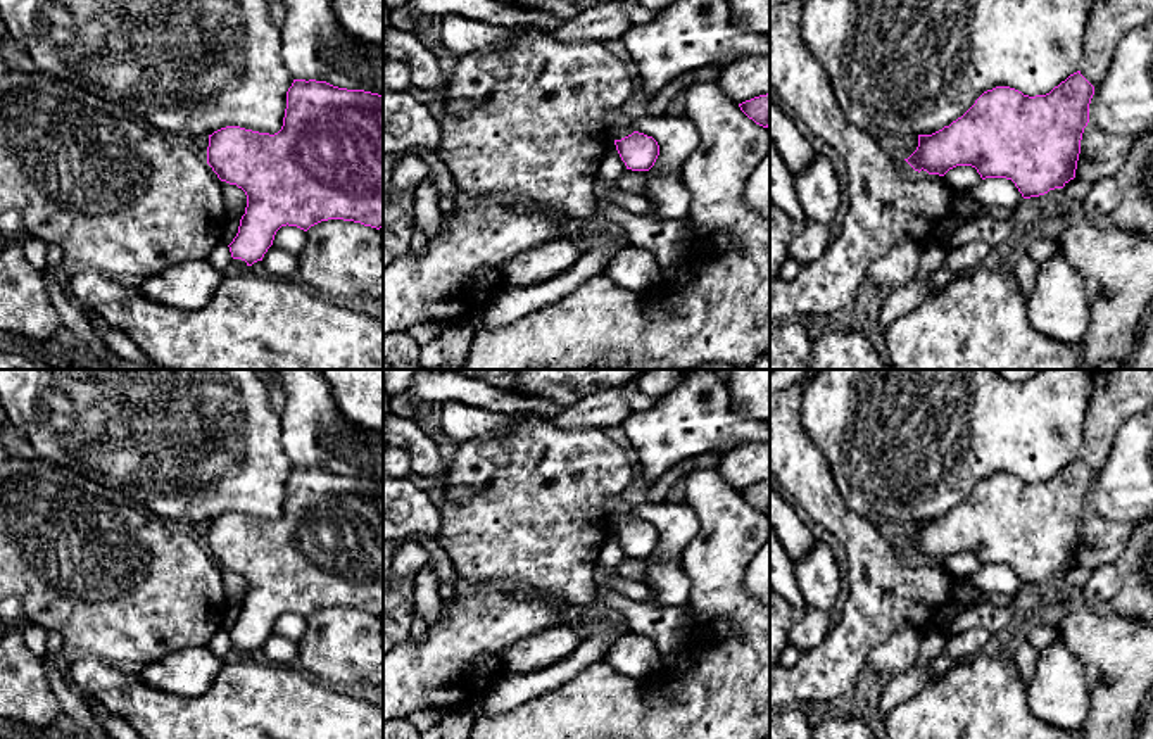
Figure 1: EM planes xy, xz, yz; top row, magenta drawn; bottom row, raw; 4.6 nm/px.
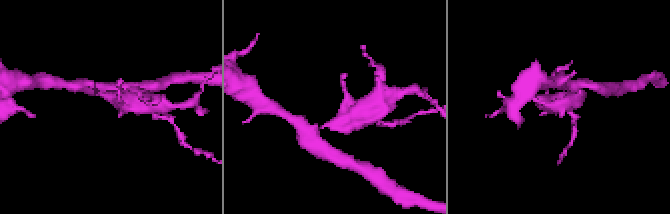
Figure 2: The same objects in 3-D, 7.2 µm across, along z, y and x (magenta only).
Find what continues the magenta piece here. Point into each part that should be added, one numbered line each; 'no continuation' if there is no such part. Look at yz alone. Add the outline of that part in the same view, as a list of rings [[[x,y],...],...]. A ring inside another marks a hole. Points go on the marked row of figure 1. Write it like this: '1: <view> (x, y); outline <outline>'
no continuation

